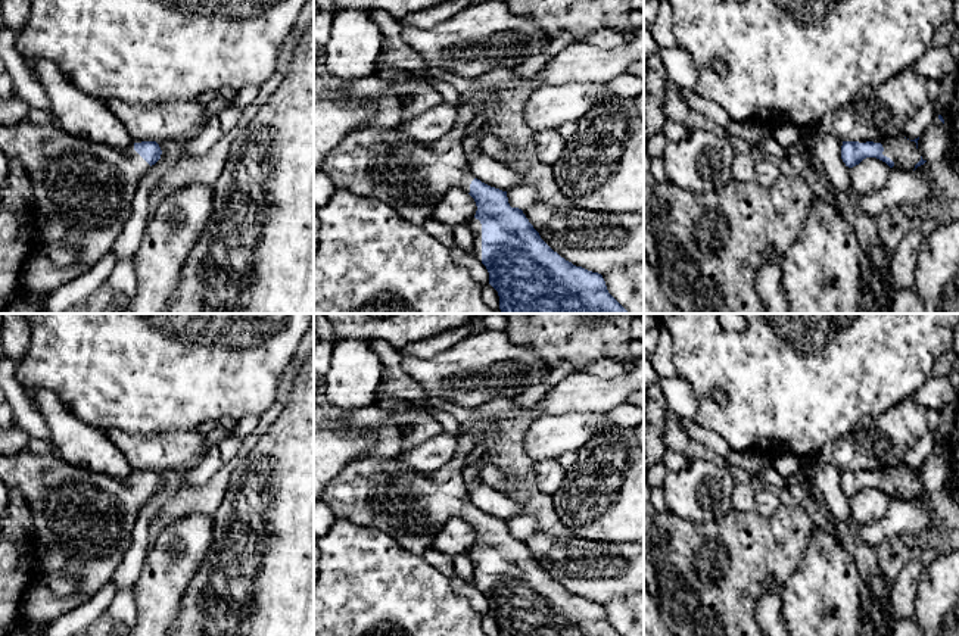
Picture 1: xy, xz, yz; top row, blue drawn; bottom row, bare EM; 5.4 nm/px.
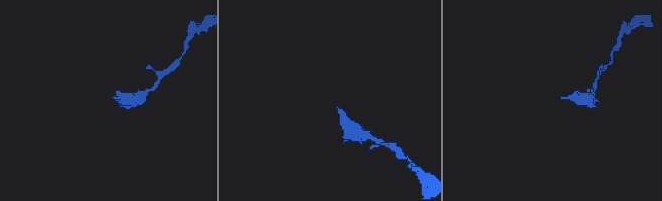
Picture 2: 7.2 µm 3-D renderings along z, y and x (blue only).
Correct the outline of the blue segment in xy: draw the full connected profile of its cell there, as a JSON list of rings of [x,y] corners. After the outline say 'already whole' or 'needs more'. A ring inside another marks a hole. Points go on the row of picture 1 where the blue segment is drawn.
[[[24,121],[13,127],[0,127],[0,149],[7,160],[19,162],[28,172],[35,199],[35,247],[34,253],[49,253],[55,243],[72,243],[78,250],[75,264],[96,265],[119,238],[133,213],[133,199],[141,177],[162,155],[156,141],[131,143],[127,150],[109,147],[103,143],[74,137],[55,122],[35,125]]]; needs more

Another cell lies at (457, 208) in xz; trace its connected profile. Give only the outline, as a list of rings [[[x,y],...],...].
[[[452,188],[436,205],[432,218],[448,227],[455,227],[468,224],[476,211],[476,202],[468,193],[461,188]]]

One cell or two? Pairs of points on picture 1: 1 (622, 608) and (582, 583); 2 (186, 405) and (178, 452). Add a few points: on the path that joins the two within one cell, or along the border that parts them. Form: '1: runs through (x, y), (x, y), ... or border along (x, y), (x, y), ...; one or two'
1: border along (628, 595), (619, 595), (601, 604); two
2: border along (196, 427), (159, 432), (148, 436); two

